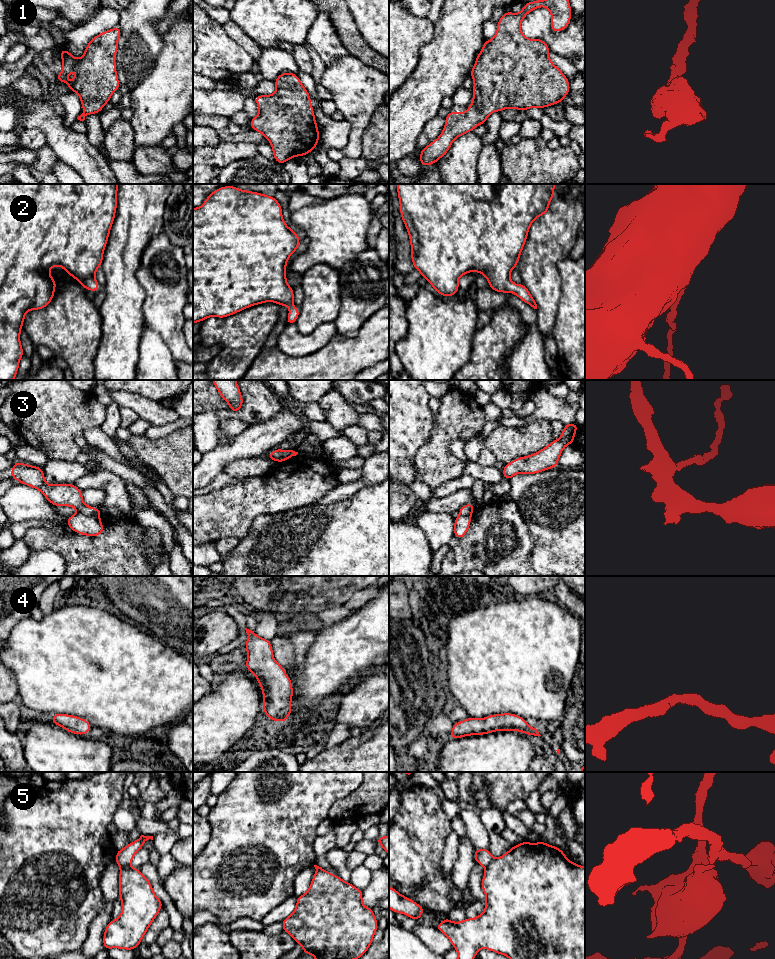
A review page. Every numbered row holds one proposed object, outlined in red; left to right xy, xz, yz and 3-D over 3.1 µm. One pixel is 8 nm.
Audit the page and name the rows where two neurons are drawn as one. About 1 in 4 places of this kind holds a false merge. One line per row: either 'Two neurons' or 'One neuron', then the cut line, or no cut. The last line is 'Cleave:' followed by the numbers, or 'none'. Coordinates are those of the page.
1: One neuron. No split
2: One neuron. No split
3: Two neurons. Split along xy (79, 511), (98, 517)
4: One neuron. No split
5: Two neurons. Split along yz (492, 858), (485, 867)
Cleave: 3, 5

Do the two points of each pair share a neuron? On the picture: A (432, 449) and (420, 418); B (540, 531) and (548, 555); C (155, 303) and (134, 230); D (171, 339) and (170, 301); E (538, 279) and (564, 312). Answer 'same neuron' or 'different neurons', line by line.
A: different neurons
B: same neuron
C: different neurons
D: same neuron
E: different neurons

